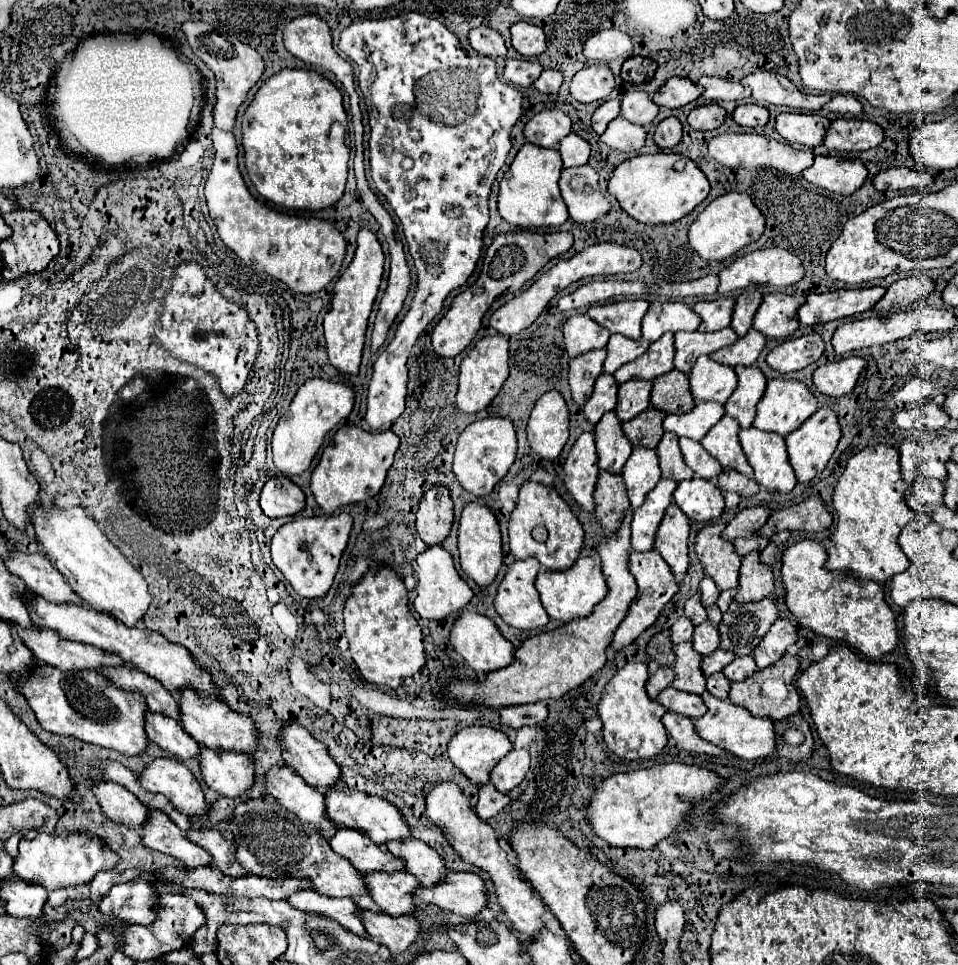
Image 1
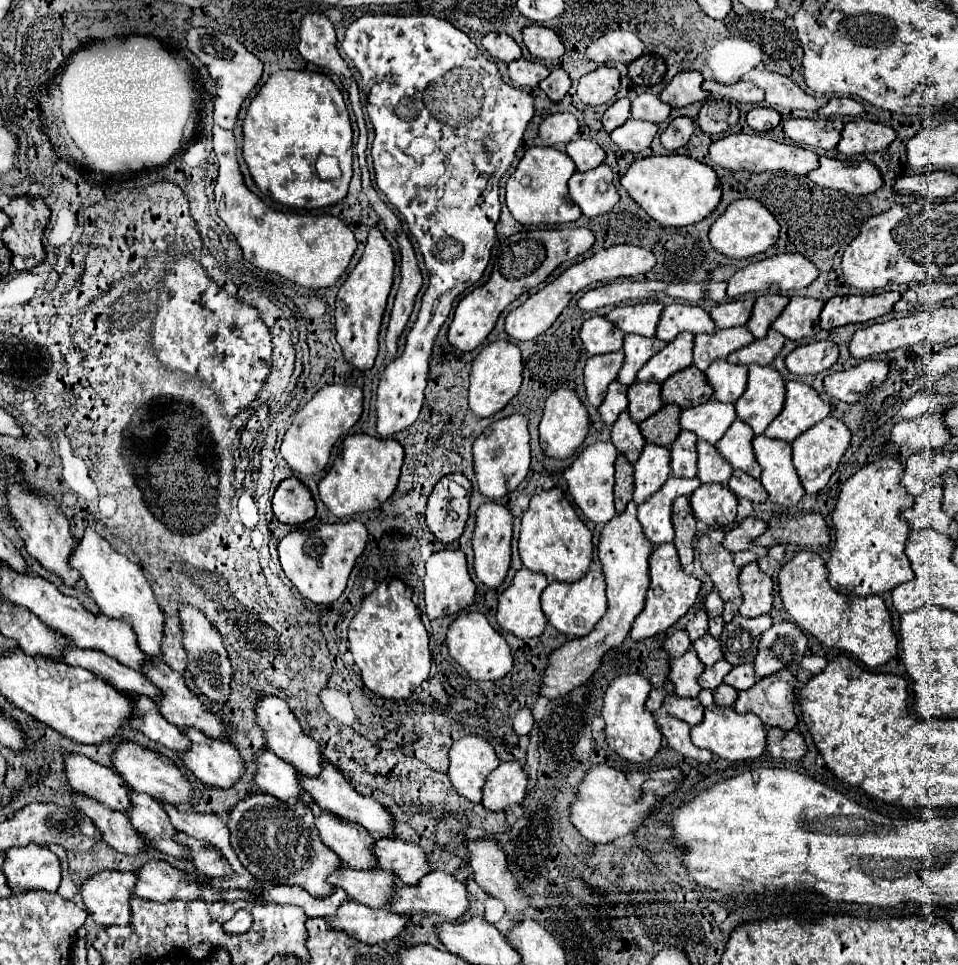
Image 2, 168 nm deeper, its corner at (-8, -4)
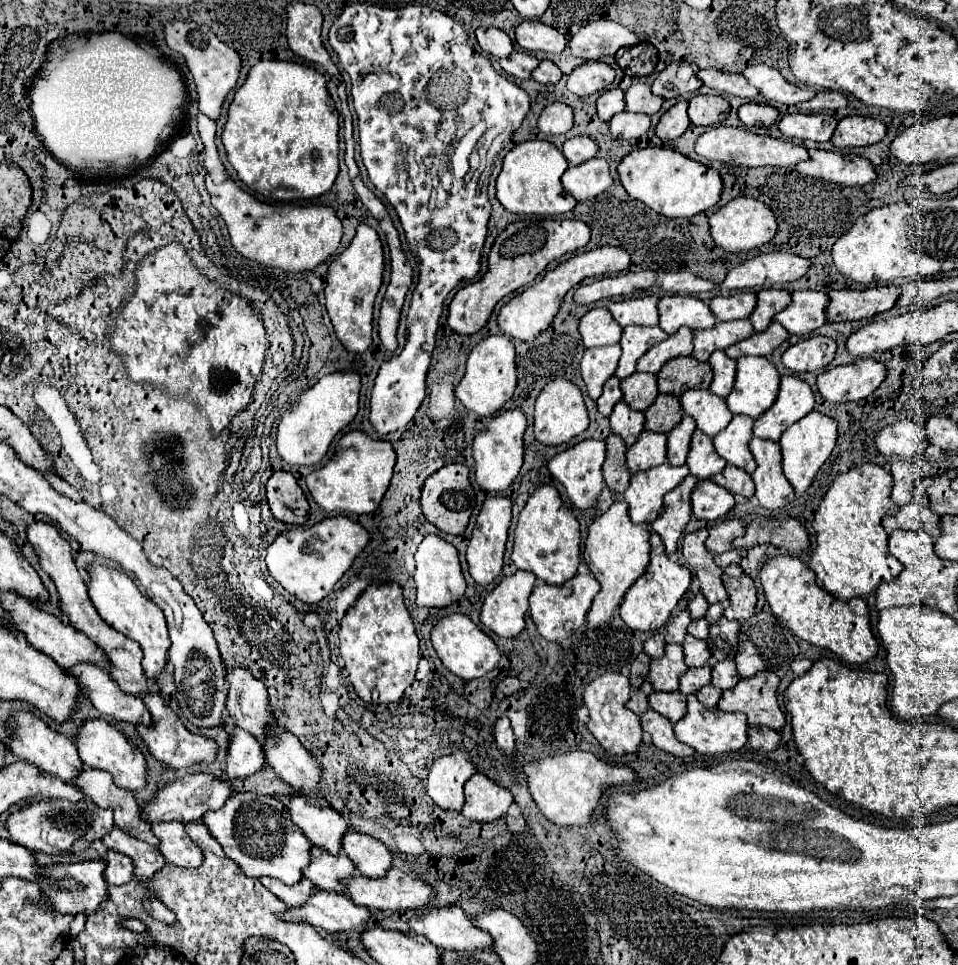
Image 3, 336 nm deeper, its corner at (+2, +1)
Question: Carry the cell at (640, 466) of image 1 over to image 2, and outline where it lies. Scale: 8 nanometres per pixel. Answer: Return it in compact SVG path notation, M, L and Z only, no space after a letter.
M646 444L634 464L634 502L646 502L670 476L670 452L664 446Z

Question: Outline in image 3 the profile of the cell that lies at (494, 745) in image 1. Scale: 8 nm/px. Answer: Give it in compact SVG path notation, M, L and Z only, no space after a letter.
M462 751L438 757L426 779L426 793L446 811L460 811L464 805L464 783L476 773L476 767Z

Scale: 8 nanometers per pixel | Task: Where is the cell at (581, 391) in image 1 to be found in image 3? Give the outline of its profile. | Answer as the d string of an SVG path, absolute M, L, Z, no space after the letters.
M620 345L586 349L580 367L582 367L582 379L584 379L592 399L598 399L600 393L602 393L604 383L610 377L614 377L620 353L622 353Z

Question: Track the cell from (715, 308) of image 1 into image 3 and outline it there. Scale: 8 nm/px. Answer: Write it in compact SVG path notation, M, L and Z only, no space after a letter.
M750 291L734 293L734 295L714 295L710 299L710 309L716 315L716 321L732 321L746 319L756 307L756 295Z

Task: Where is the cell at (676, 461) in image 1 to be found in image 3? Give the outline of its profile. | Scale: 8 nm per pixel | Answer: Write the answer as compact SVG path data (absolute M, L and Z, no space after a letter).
M684 417L670 433L668 433L668 463L682 465L686 463L686 455L690 449L690 439L696 425L692 417Z

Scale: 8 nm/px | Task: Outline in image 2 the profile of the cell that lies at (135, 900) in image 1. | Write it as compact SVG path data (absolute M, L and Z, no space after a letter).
M106 870L92 876L82 886L82 900L92 912L98 926L114 926L132 922L130 896L136 884L136 874Z

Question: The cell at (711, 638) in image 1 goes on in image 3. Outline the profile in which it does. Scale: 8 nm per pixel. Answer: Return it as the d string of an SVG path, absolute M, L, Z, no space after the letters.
M686 635L682 647L684 647L684 661L686 661L688 667L704 667L712 659L706 641L696 639L692 635Z

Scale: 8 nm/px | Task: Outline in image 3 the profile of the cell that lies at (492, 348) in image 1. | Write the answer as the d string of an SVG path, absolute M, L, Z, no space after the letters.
M490 335L482 339L468 355L466 375L456 387L456 397L462 405L478 415L494 415L512 397L516 389L516 363L514 363L514 343L506 335Z

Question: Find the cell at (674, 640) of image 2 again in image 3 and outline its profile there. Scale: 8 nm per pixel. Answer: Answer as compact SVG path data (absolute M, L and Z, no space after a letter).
M656 633L656 635L652 635L650 639L646 639L646 643L644 643L644 653L650 655L652 659L660 659L660 657L664 655L664 645L666 645L664 635L662 635L662 633Z

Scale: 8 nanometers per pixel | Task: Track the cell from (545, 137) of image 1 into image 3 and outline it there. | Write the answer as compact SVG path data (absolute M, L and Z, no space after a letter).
M560 101L546 105L538 119L538 129L546 135L562 135L570 131L572 125L574 125L574 111L570 105L564 105Z

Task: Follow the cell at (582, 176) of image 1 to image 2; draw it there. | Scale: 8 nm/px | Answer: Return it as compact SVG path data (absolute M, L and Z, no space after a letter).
M606 164L590 172L574 172L568 188L572 202L586 218L596 218L610 212L618 204L618 192L612 184L612 170Z

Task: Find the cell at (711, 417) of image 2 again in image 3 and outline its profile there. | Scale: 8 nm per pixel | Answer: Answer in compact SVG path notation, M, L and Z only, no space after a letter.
M690 389L680 397L680 401L684 413L694 417L698 429L710 437L726 429L734 417L726 405L726 399L710 393L710 389Z

